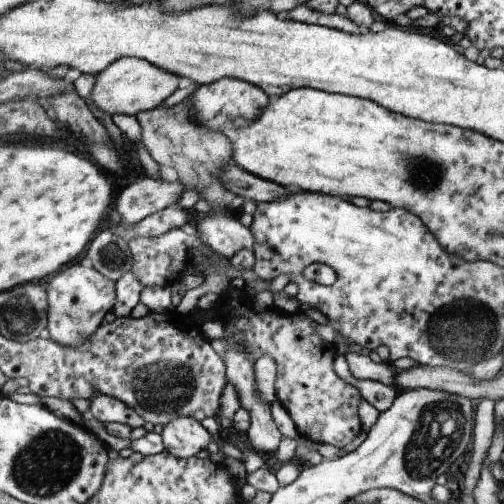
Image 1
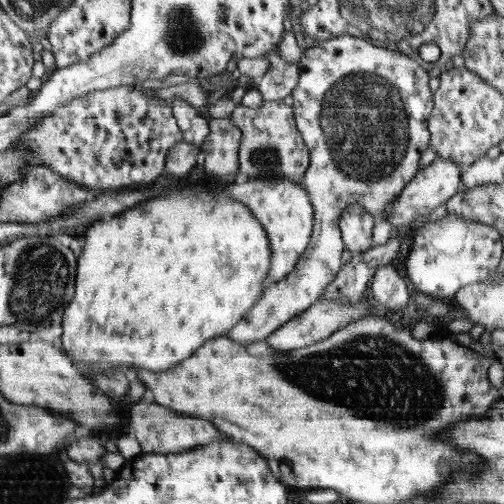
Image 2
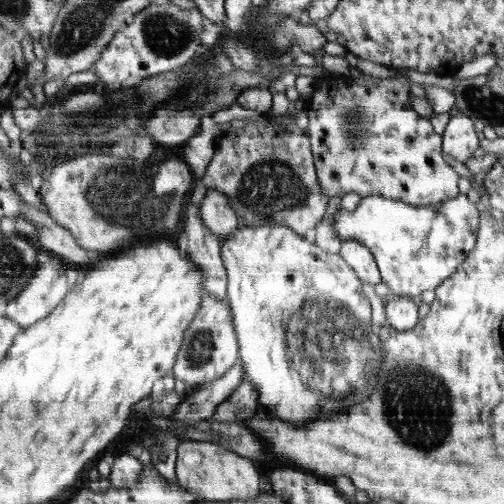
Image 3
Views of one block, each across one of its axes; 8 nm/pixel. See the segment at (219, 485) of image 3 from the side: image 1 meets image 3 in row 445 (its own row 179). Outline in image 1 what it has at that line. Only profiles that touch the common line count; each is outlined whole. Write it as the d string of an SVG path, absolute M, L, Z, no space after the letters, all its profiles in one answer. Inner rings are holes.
M185 98L173 108L159 106L149 112L139 112L135 118L137 124L141 126L141 144L147 148L149 156L159 166L173 168L175 174L179 176L179 182L187 190L197 190L201 192L203 200L219 204L219 208L213 210L213 214L227 214L225 206L221 204L221 198L225 196L225 186L215 178L223 172L223 164L231 164L231 154L233 154L231 140L225 134L195 122L191 116L189 98Z

